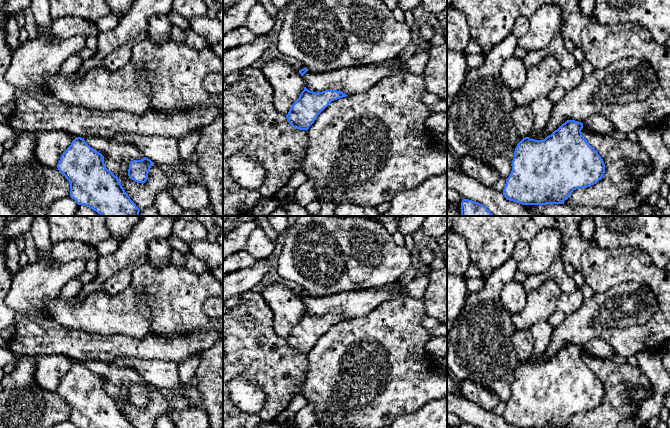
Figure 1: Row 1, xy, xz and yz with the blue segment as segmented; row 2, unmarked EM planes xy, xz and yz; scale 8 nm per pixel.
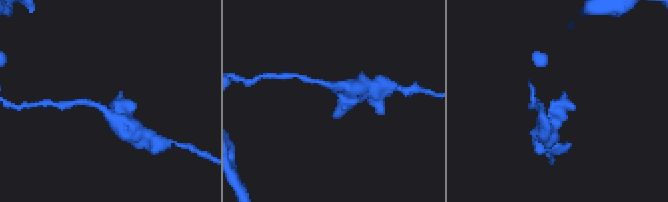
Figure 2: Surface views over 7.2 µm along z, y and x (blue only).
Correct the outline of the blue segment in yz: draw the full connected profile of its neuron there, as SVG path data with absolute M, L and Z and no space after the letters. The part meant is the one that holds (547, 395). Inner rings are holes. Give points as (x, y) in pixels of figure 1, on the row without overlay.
M567 344L543 364L523 362L516 370L512 395L503 419L519 428L564 428L578 412L587 412L602 403L605 388L582 359L583 347Z

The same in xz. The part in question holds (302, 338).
M304 311L299 322L291 330L286 339L289 348L300 354L308 354L318 339L334 324L347 319L337 314L313 316Z

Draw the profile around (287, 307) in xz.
M270 283L262 287L262 297L273 312L275 333L287 339L291 330L304 314L305 307L298 294L279 283Z

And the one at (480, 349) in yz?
M512 257L496 268L486 279L484 287L469 293L466 302L449 331L447 366L460 380L471 380L495 393L500 401L507 403L512 395L512 385L519 360L511 336L516 330L512 315L501 302L501 293L507 283L515 278L518 262Z

